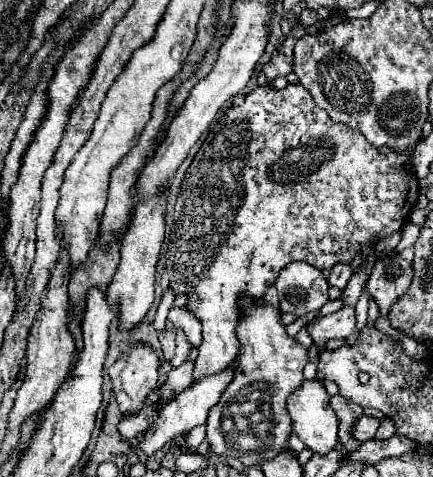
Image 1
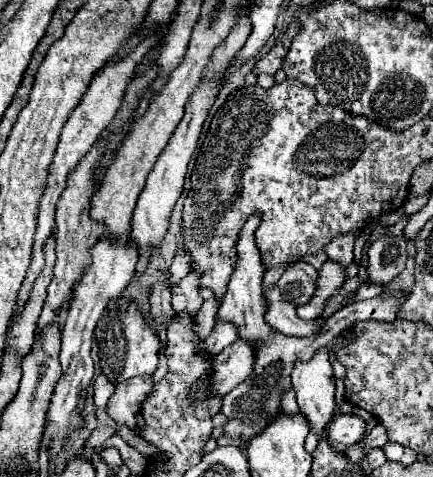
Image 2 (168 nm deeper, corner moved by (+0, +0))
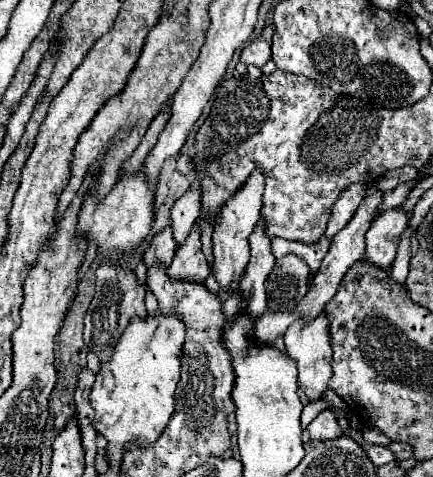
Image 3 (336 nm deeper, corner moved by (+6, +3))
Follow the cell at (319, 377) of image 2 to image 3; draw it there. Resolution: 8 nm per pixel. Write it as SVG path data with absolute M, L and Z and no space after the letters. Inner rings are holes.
M325 311L319 313L313 321L295 321L289 325L285 331L285 347L287 353L295 359L297 371L299 371L299 385L305 387L305 395L315 401L321 397L321 393L327 389L327 383L333 375L331 369L331 357L333 357L333 347L331 347L331 333L329 333L329 321L325 317Z

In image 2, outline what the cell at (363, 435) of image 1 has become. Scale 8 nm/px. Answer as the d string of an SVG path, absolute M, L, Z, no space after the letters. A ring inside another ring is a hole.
M337 414L329 424L327 432L329 432L329 440L337 440L341 446L351 446L363 438L365 420L355 414L353 416Z

